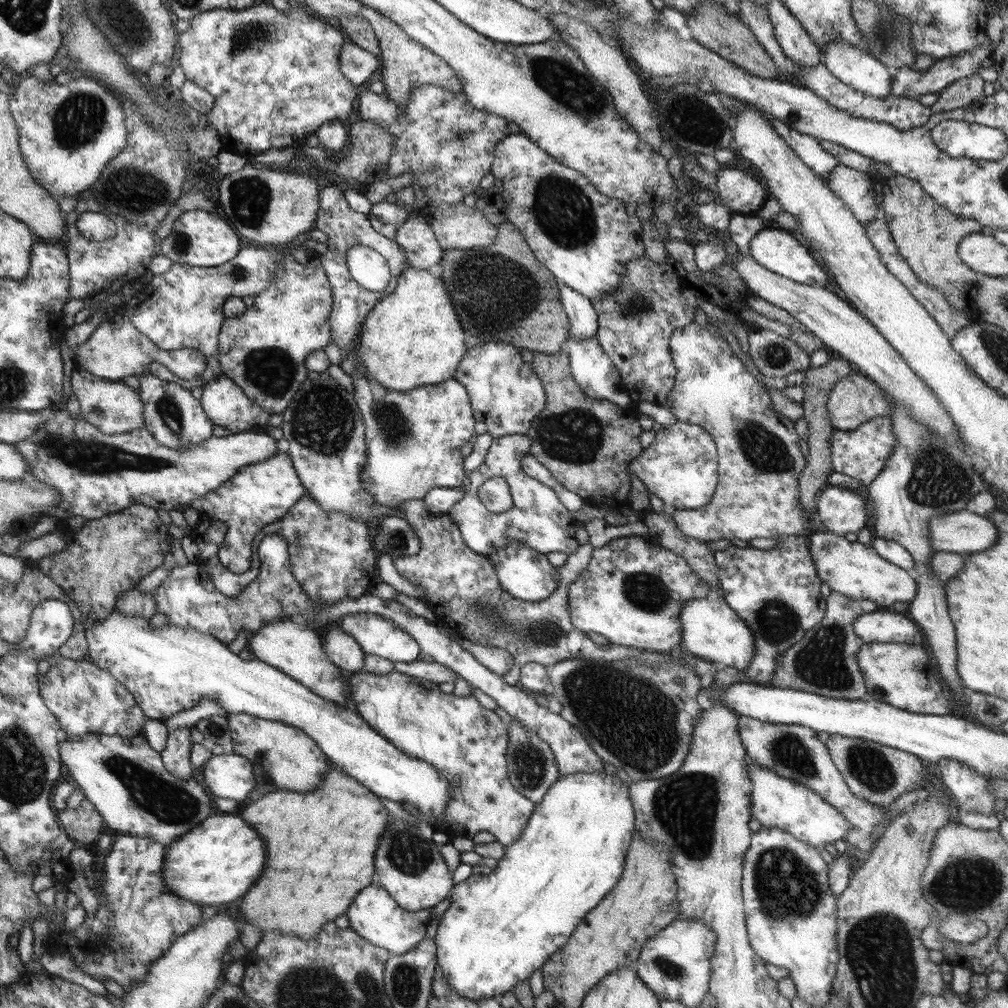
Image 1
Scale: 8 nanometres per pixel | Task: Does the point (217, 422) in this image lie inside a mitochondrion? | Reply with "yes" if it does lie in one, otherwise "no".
no

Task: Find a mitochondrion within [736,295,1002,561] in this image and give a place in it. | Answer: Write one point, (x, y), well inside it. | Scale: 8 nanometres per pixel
(938, 480)

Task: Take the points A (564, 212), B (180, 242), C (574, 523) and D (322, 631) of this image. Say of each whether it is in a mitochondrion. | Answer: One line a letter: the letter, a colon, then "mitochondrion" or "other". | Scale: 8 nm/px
A: mitochondrion
B: mitochondrion
C: other
D: other

